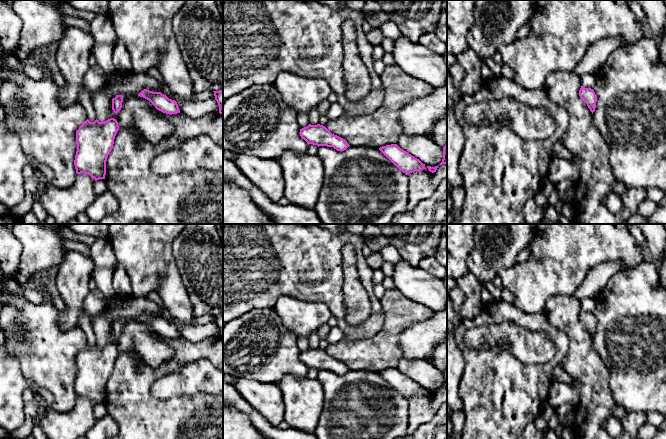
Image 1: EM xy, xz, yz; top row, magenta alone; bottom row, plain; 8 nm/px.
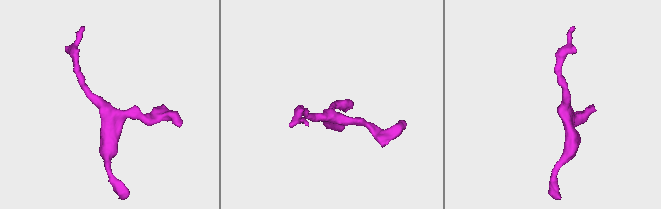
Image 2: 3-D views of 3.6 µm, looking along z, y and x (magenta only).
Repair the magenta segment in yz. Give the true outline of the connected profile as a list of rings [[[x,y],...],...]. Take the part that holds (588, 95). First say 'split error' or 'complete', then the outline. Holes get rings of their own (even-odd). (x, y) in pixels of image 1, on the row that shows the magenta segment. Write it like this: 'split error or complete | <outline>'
complete | [[[581,86],[579,90],[579,96],[587,104],[588,108],[593,114],[593,112],[595,111],[596,102],[597,102],[597,96],[594,90],[591,88],[585,88]]]

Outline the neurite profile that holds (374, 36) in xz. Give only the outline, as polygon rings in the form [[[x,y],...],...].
[[[371,28],[371,30],[366,33],[365,36],[372,45],[381,45],[384,38],[379,28]]]

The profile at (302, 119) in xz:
[[[297,113],[297,123],[300,129],[307,127],[309,125],[308,114]]]

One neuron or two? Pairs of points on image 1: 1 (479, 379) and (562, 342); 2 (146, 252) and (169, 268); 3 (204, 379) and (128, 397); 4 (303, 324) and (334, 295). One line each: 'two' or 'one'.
1: one
2: one
3: two
4: two

